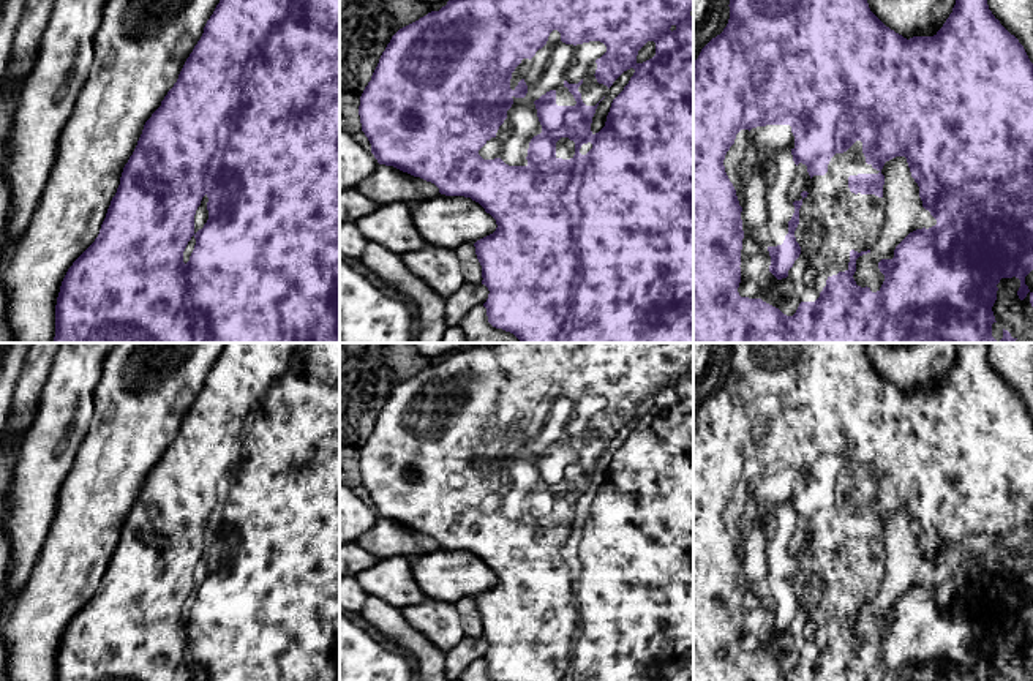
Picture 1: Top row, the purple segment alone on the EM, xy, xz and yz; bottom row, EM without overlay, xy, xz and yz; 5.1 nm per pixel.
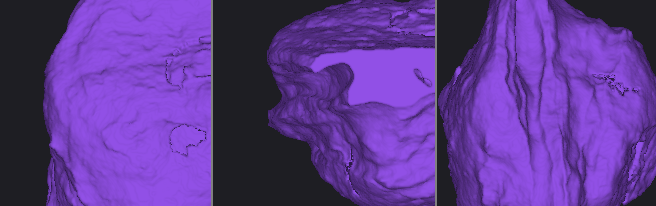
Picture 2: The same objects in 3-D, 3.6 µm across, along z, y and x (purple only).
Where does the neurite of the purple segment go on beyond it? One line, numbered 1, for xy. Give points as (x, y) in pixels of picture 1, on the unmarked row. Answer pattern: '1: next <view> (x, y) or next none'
1: next xy (201, 571)

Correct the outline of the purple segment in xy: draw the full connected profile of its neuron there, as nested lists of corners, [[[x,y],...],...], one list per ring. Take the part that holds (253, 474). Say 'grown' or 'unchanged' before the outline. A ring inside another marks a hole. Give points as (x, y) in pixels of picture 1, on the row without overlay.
grown; [[[226,343],[177,436],[145,476],[98,591],[68,623],[55,681],[340,681],[340,343]]]

